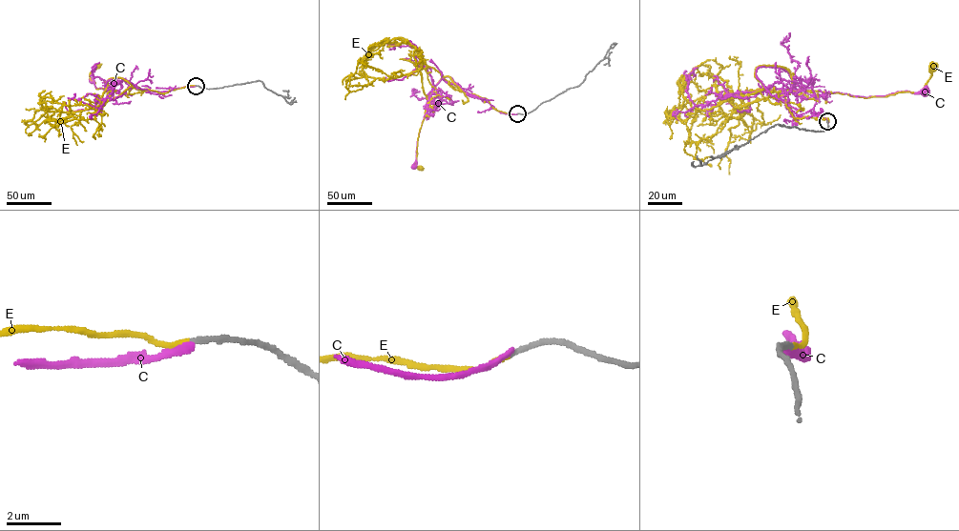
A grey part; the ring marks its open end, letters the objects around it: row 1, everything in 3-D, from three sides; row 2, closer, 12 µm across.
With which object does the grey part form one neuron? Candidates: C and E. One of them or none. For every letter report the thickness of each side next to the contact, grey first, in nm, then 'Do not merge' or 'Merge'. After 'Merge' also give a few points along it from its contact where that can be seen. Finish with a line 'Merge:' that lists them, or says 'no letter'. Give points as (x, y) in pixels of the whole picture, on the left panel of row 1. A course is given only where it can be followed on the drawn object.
C: Thickness 190 nm (grey) against 240 nm. Do not merge
E: Thickness 170 nm (grey) against 170 nm. Merge. Its course: (196, 86), (160, 93), (137, 90), (118, 77), (109, 79), (107, 89), (98, 89), (90, 73), (98, 65)
Merge: E

